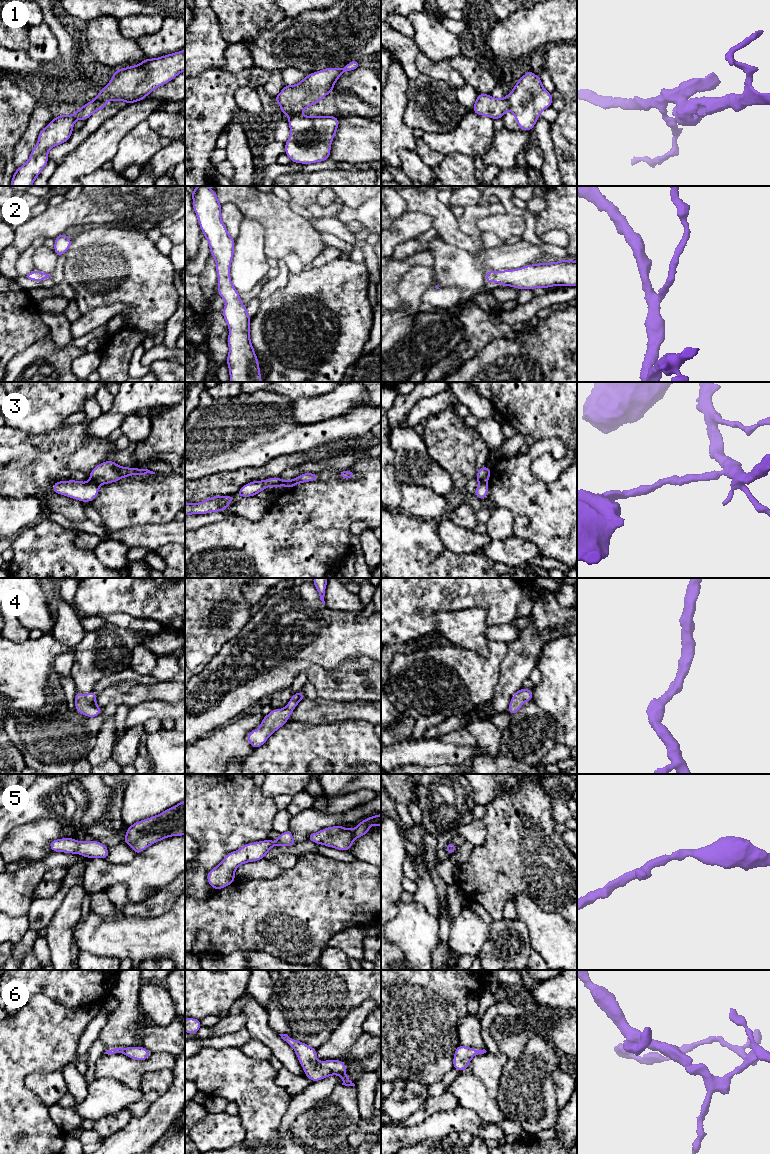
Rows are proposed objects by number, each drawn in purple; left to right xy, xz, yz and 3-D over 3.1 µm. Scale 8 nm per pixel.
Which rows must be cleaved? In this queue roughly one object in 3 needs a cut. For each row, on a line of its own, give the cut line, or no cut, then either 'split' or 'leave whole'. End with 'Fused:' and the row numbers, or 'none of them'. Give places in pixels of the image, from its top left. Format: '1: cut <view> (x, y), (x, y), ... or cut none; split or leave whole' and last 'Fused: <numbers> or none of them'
1: cut yz (505, 97), (510, 108); split
2: cut none; leave whole
3: cut xy (91, 480), (98, 486); split
4: cut none; leave whole
5: cut none; leave whole
6: cut none; leave whole
Fused: 1, 3

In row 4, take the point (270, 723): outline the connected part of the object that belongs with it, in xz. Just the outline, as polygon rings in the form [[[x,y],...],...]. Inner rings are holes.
[[[300,690],[292,695],[290,701],[283,709],[272,709],[271,712],[264,716],[259,729],[254,729],[247,734],[248,743],[255,749],[264,745],[267,739],[286,722],[298,703],[306,696]]]

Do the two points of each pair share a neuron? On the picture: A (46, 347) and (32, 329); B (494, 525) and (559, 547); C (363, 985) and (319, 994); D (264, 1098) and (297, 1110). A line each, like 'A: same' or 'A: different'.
A: different
B: different
C: same
D: different

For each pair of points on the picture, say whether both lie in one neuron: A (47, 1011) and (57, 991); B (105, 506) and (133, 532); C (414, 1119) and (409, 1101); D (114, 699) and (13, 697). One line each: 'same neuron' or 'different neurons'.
A: different neurons
B: different neurons
C: different neurons
D: different neurons

